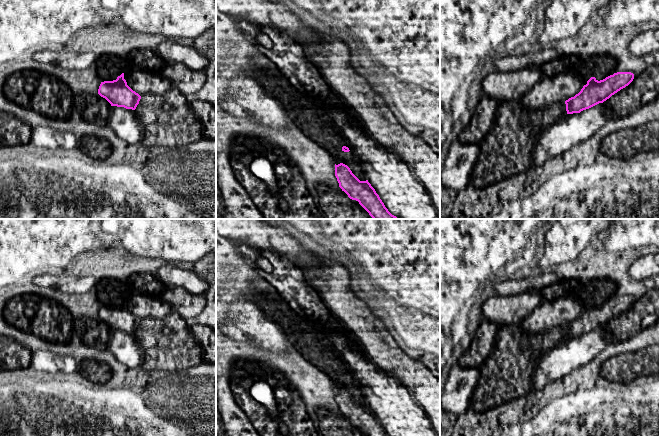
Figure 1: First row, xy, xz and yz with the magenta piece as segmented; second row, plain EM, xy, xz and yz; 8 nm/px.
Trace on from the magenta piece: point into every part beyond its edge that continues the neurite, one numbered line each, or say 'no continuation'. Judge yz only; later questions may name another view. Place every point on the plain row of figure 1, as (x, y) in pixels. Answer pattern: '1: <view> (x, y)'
no continuation

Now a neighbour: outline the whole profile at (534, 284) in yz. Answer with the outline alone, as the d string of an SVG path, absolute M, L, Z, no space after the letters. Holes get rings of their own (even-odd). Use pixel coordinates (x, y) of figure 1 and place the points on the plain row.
M552 270L537 271L534 275L520 280L506 280L496 285L496 293L501 296L512 296L521 293L537 293L558 282L559 278Z

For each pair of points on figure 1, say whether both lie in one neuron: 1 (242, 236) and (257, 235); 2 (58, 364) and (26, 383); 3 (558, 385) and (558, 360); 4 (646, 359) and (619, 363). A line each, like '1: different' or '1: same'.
1: same
2: different
3: different
4: same

